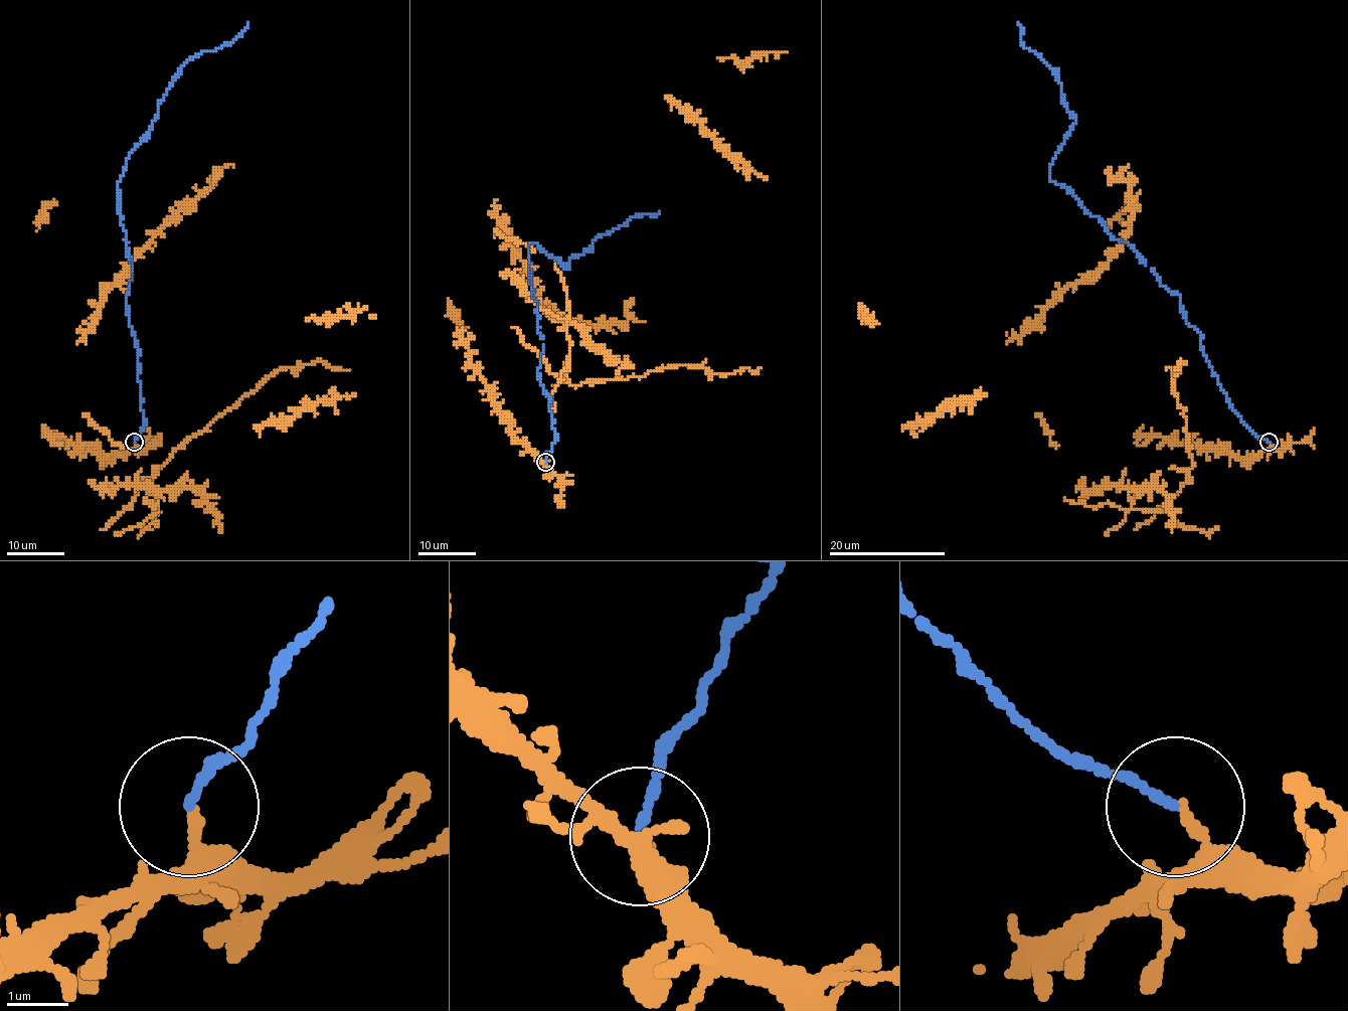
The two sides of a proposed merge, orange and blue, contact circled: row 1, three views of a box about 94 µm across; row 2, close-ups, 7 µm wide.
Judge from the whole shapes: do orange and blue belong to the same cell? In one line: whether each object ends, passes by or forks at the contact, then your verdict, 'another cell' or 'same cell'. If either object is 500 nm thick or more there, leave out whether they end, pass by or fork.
orange ends; blue ends; another cell

